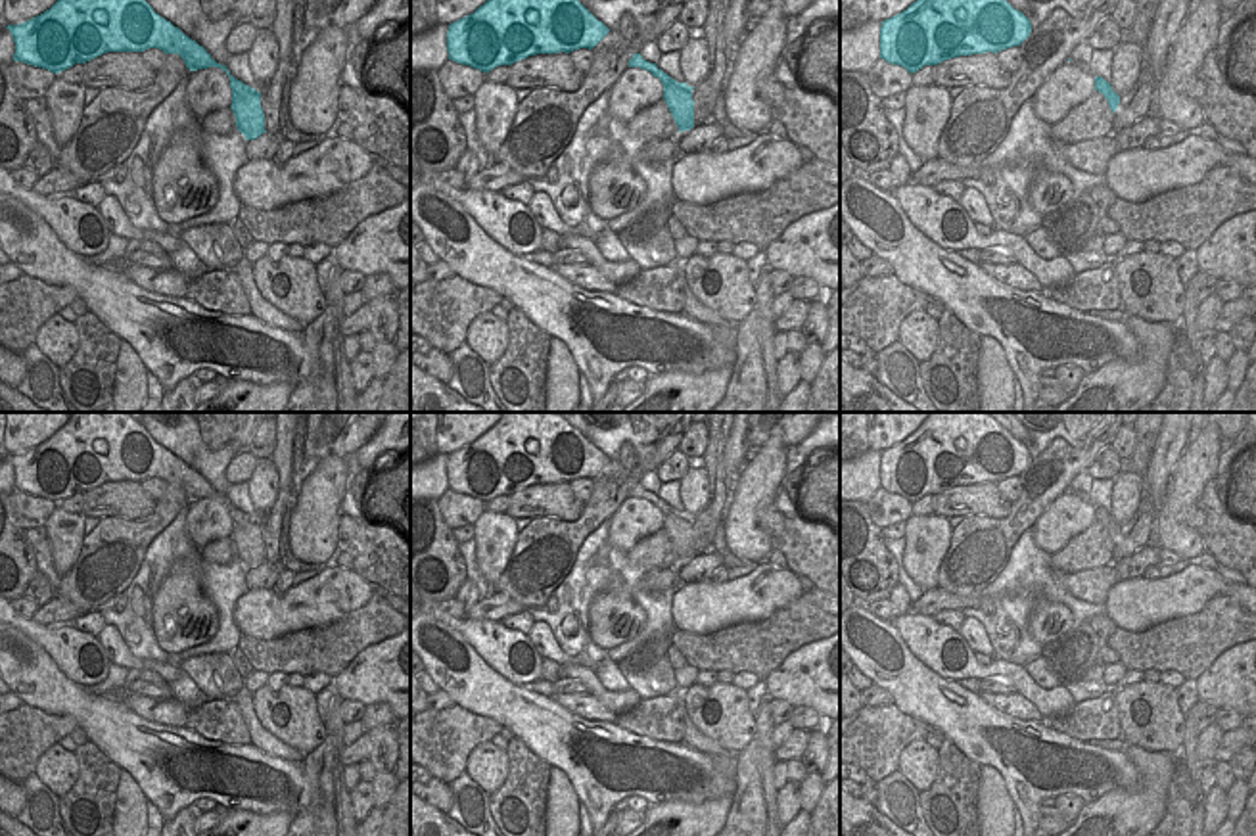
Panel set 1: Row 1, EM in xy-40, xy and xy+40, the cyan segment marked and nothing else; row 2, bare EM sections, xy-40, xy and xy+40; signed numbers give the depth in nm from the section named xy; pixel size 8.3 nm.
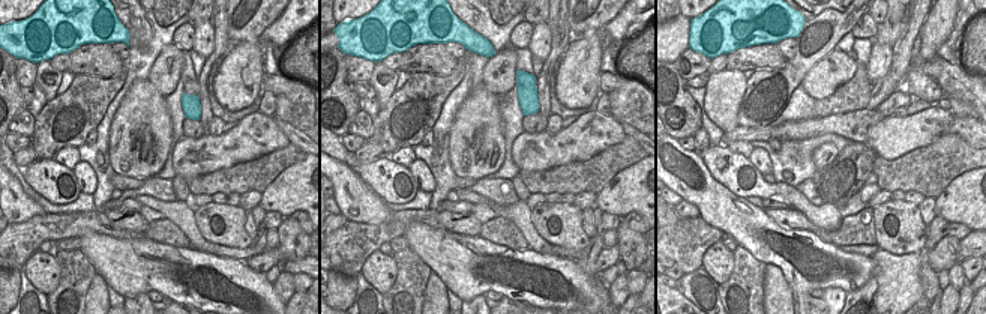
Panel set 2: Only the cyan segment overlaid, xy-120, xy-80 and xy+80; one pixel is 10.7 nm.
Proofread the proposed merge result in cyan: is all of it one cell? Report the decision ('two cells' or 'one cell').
two cells

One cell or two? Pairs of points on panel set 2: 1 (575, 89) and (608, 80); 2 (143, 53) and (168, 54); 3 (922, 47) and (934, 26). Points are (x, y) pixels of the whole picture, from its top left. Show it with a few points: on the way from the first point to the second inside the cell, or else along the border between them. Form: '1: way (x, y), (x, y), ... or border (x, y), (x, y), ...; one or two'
1: border (602, 72), (599, 90); two
2: border (171, 42), (161, 50), (147, 78); two
3: way (926, 42), (934, 30); one

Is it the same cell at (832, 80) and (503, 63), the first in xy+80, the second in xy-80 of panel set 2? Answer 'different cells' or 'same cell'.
same cell

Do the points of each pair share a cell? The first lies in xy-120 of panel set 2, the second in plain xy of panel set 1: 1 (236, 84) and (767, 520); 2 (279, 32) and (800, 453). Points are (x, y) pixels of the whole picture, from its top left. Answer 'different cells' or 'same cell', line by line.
1: different cells
2: same cell

